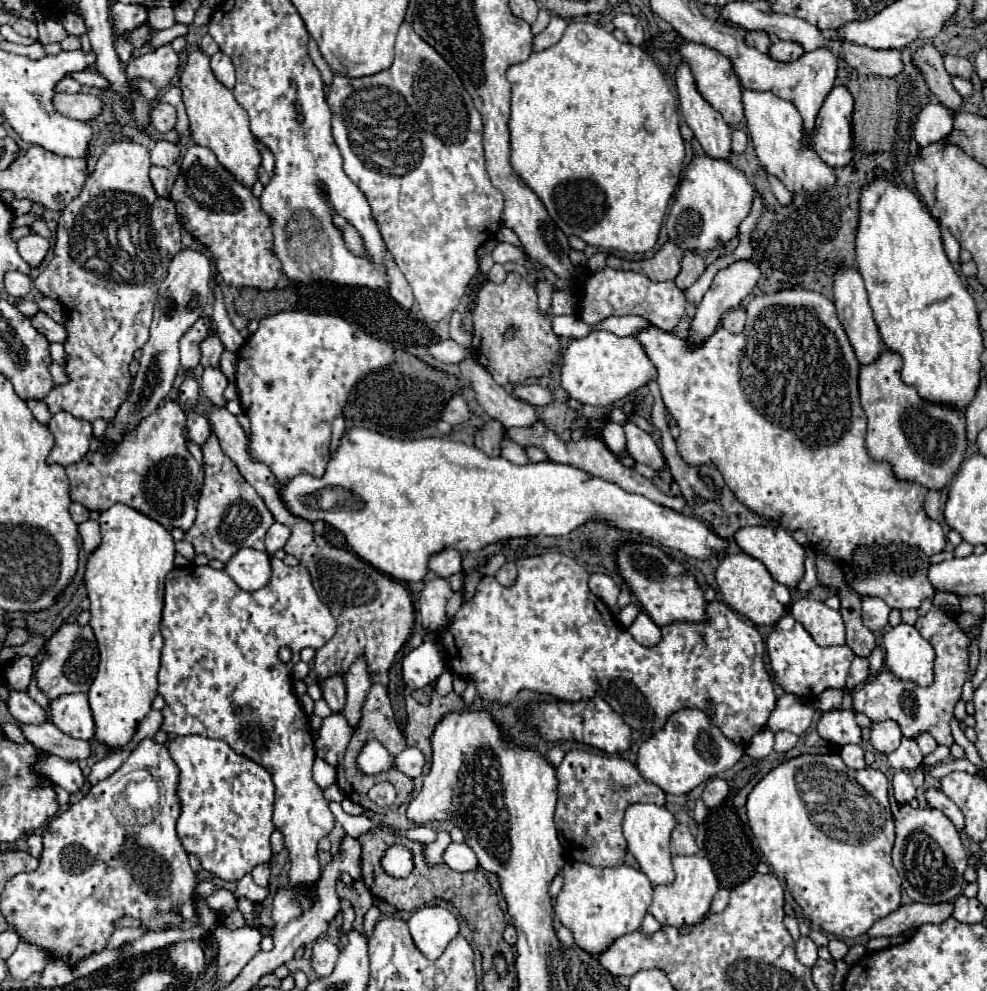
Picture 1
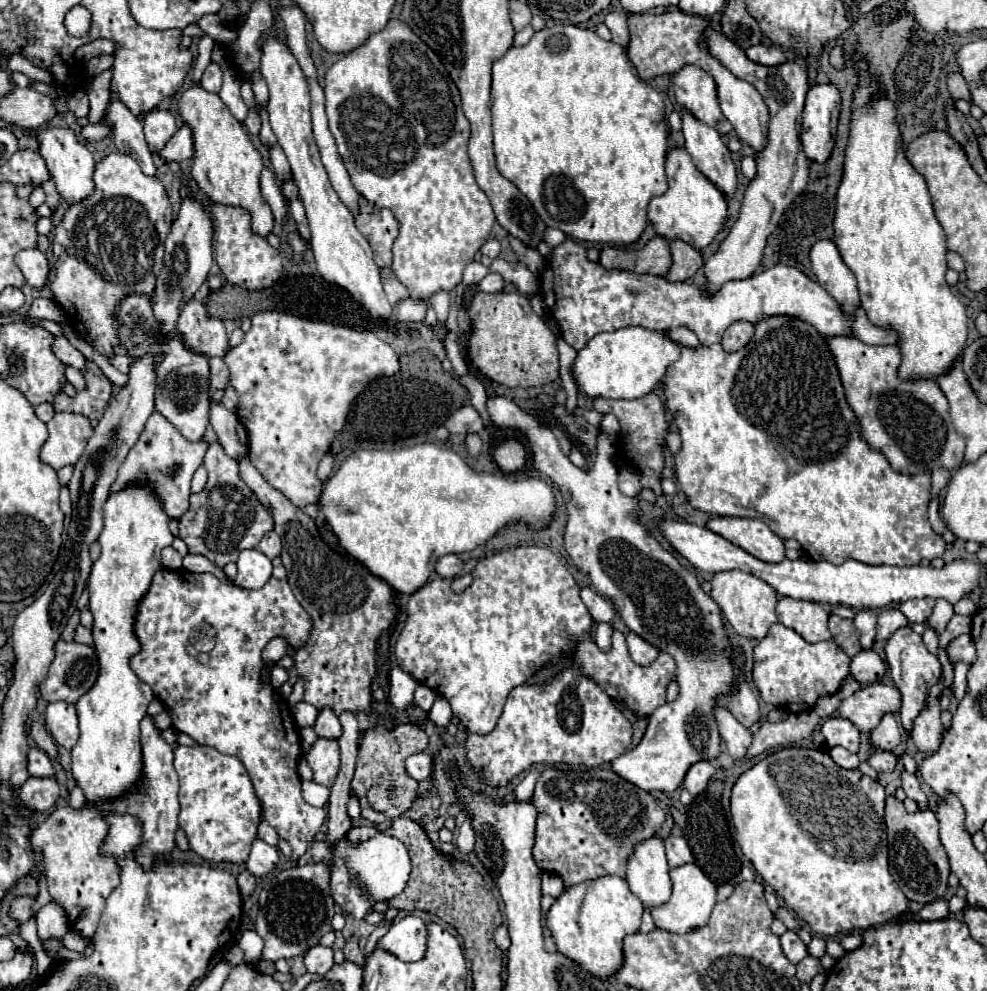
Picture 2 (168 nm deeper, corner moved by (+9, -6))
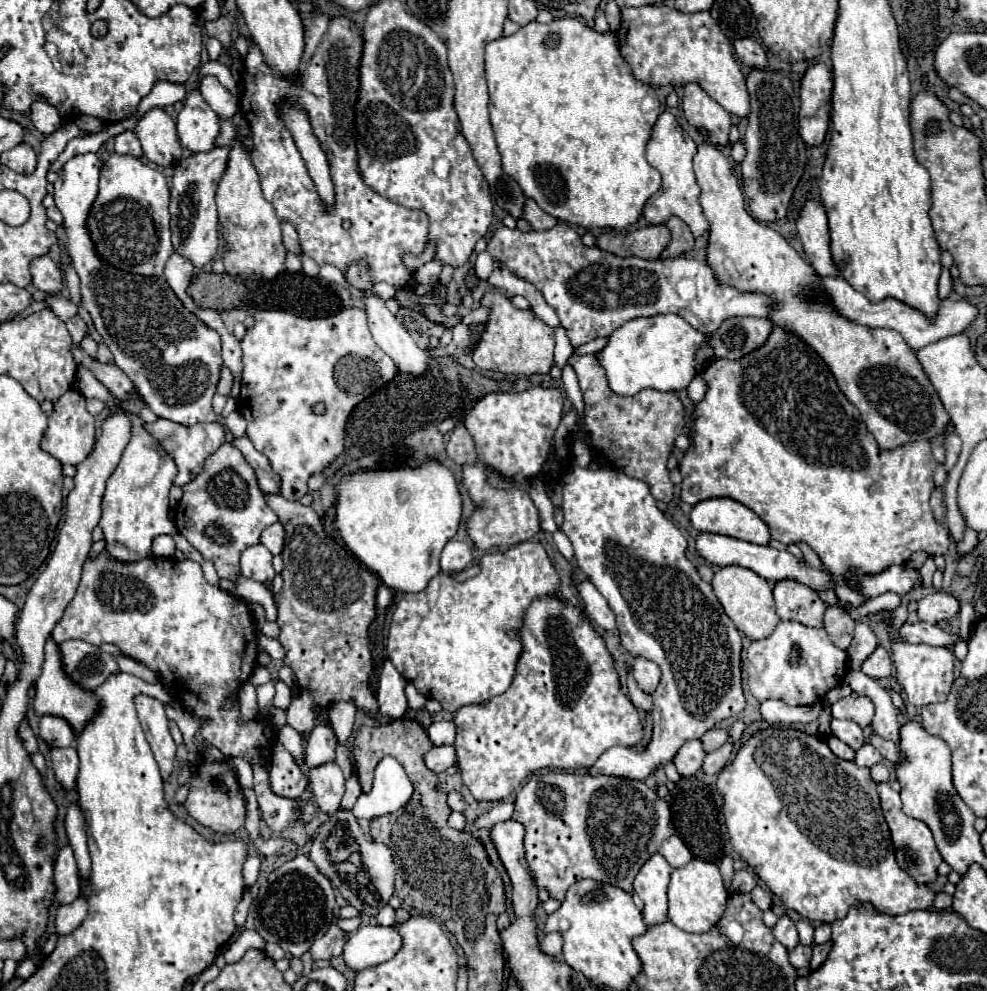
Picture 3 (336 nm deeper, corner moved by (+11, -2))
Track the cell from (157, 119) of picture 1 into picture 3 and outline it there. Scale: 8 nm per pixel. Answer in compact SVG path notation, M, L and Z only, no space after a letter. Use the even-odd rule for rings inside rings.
M153 107L139 119L135 133L143 147L145 157L159 167L173 167L181 159L181 145L177 139L175 123L167 111Z

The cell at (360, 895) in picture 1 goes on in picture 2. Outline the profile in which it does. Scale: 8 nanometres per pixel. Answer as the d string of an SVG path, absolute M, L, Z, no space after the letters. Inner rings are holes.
M349 939L345 949L343 949L343 953L345 953L345 959L353 961L355 965L363 965L365 963L365 957L363 957L363 951L359 949L359 945L357 945L357 939Z

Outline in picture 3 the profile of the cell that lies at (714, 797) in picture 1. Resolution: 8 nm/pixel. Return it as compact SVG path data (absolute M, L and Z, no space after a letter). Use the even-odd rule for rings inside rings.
M687 741L679 749L679 753L675 755L673 763L675 763L675 767L677 767L681 777L693 777L701 769L705 755L707 753L705 753L701 741Z

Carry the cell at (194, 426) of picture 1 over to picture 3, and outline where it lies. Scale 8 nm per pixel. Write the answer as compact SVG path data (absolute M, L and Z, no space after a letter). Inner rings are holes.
M85 153L69 159L65 167L59 171L59 179L55 183L55 205L65 217L65 233L67 233L67 249L73 259L75 271L81 279L81 305L91 313L97 331L101 333L105 345L111 349L115 363L125 375L133 381L137 391L149 409L163 419L181 423L191 427L195 423L211 423L221 421L221 415L215 415L211 409L211 399L219 381L221 369L221 339L215 331L207 329L191 311L187 311L181 301L175 297L171 287L163 277L141 277L133 273L121 273L95 255L93 243L89 239L89 231L85 229L85 219L89 215L89 207L97 197L99 185L99 159L95 153Z

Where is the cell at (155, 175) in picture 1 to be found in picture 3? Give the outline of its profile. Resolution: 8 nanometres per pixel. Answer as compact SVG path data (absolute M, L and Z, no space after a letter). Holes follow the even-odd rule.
M127 129L127 131L123 131L123 133L119 133L115 137L115 153L119 153L119 155L133 155L137 159L143 157L143 149L141 149L139 139L137 139L133 129Z

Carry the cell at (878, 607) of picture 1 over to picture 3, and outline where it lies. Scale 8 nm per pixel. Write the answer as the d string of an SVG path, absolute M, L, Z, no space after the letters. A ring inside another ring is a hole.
M859 621L855 627L855 637L851 647L847 649L847 659L849 659L849 667L851 669L859 669L861 663L875 651L877 647L877 637L873 633L873 629L865 623Z

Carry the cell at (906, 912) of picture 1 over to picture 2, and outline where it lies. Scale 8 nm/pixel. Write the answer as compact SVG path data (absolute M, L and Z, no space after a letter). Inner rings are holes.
M937 899L937 901L925 905L919 913L915 913L913 919L935 921L935 919L945 919L947 915L949 915L949 903L947 903L947 899Z

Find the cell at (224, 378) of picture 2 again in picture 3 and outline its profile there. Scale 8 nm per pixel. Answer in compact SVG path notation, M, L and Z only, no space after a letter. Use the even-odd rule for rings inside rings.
M221 367L221 375L219 375L219 385L217 385L217 393L221 395L229 395L229 389L233 385L233 375L231 371L227 371L227 367Z

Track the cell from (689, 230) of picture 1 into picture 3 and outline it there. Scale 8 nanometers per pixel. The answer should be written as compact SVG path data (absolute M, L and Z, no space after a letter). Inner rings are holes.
M667 111L661 113L653 127L653 137L647 145L647 161L663 175L663 185L657 191L657 195L653 195L645 203L643 215L645 215L647 223L653 225L666 224L672 216L676 216L689 225L693 237L701 237L709 231L709 221L703 215L703 209L699 203L701 189L699 189L699 185L695 181L695 173L691 169L691 147L695 147L695 141L679 127L675 117Z

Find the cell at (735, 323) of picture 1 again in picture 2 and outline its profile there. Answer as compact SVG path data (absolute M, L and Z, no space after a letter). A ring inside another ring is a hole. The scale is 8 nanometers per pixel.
M737 321L731 327L727 327L727 331L723 333L721 345L723 345L725 351L739 351L739 349L743 349L749 343L749 339L753 337L753 333L755 333L753 323Z

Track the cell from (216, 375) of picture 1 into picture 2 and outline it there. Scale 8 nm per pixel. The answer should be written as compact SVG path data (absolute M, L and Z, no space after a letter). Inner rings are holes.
M211 401L211 427L215 429L225 453L229 457L233 457L235 461L247 457L247 453L249 453L247 445L241 443L237 437L237 431L235 431L237 423L239 423L239 419L233 411L227 411L221 403Z

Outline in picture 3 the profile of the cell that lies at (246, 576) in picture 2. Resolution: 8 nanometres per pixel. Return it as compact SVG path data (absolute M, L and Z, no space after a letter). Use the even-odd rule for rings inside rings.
M261 543L247 547L241 553L241 573L243 573L243 577L253 579L253 581L271 581L275 577L271 559L273 559L273 555Z

